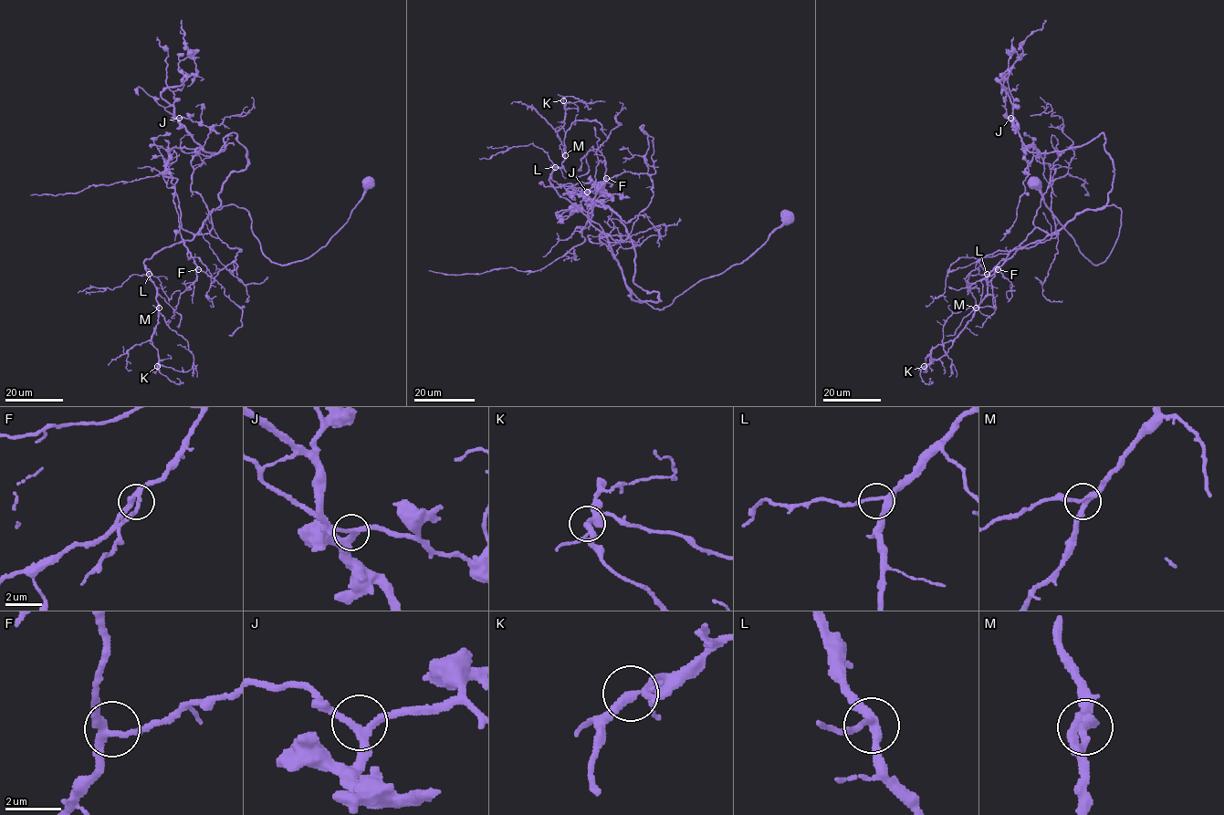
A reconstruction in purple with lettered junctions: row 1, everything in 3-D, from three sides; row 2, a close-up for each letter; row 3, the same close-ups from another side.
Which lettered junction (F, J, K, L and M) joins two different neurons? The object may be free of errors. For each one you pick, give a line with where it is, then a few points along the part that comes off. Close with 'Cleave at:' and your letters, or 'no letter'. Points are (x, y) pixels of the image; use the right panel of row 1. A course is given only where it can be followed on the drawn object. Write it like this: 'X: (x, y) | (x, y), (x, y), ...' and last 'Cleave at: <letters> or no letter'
Cleave at: no letter

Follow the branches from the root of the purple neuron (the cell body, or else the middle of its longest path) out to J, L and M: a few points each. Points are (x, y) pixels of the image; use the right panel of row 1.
J: (1034, 184), (1079, 250), (1103, 263), (1121, 214), (1105, 206), (1114, 172), (1104, 133), (1030, 152), (1010, 118)
L: (1034, 184), (1090, 261), (1098, 265), (1111, 252), (1121, 214), (1114, 204), (1077, 213), (987, 274)
M: (1034, 184), (1090, 261), (1098, 265), (1111, 252), (1121, 209), (1084, 209), (1002, 259), (976, 308)

